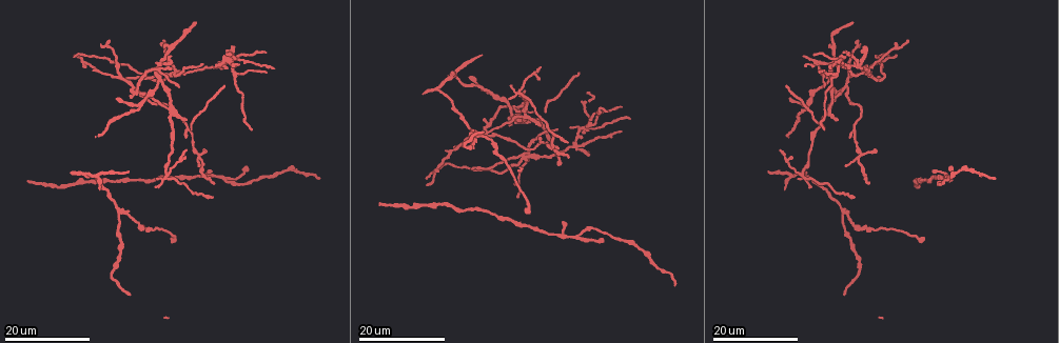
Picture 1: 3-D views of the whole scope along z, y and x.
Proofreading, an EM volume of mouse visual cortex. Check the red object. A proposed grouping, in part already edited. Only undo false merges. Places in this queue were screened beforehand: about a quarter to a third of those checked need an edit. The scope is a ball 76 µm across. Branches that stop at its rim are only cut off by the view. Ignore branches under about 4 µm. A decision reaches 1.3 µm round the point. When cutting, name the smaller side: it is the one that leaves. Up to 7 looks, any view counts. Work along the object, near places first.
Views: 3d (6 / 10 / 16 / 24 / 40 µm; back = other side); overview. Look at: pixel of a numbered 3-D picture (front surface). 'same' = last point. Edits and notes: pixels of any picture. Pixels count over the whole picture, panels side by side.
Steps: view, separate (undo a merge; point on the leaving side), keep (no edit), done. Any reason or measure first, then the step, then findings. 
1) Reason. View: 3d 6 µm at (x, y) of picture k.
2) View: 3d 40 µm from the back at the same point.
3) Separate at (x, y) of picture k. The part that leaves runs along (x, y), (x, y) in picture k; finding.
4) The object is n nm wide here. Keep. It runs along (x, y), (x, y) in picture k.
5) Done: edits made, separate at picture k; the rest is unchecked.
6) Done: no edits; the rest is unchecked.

Three-way junction. View: 3d 16 µm at (135, 104) of picture 1.

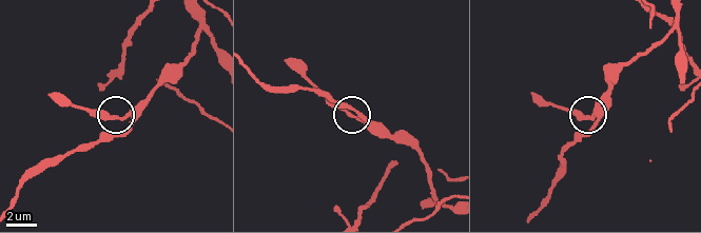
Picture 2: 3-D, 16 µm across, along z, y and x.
View: 3d 6 µm at (357, 118) of picture 2.

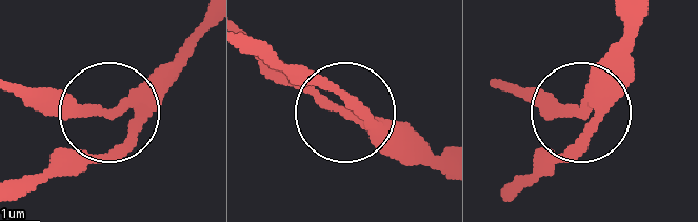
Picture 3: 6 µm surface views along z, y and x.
The side arm is 7 µm long; 3 arms meet here. Keep. All the same neuron.

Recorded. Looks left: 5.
View: 3d 16 µm at (519, 87) of picture 1.

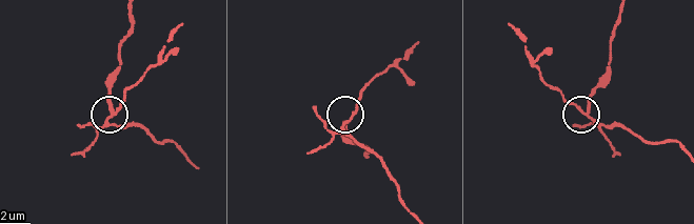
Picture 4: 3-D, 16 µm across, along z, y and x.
View: 3d 10 µm at (586, 115) of picture 4.

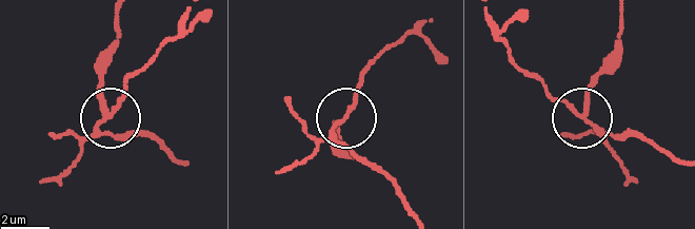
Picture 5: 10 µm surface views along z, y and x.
Separate at (121, 97) of picture 5. The part that leaves runs along (586, 120), (610, 132), (637, 134), (680, 160) in picture 5; a second neuron is stuck on.

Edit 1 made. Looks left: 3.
View: overview.

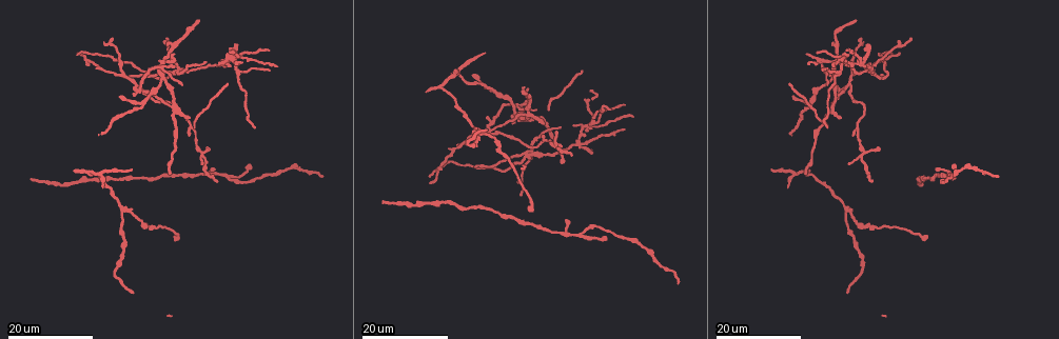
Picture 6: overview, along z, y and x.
View: 3d 24 µm at (504, 217) of picture 6.

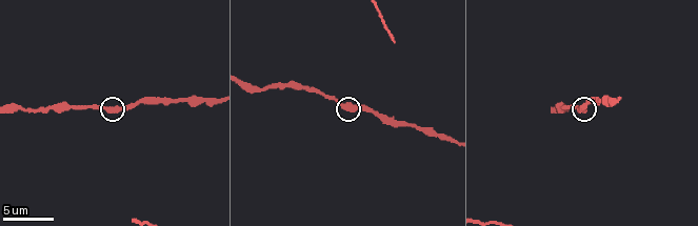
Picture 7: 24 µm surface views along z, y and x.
Closer look. View: 3d 6 µm at (116, 108) of picture 7.

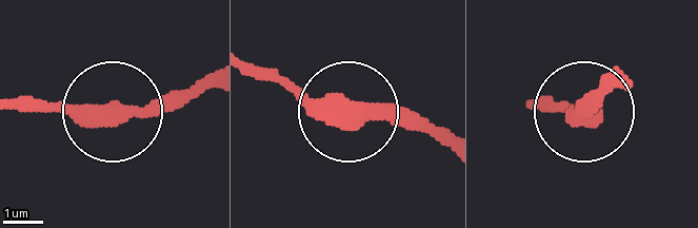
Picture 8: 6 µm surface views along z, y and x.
Keep. Continuous, no second neuron.

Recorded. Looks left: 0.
Done: edits made, separate at picture 5; the rest is unchecked.

